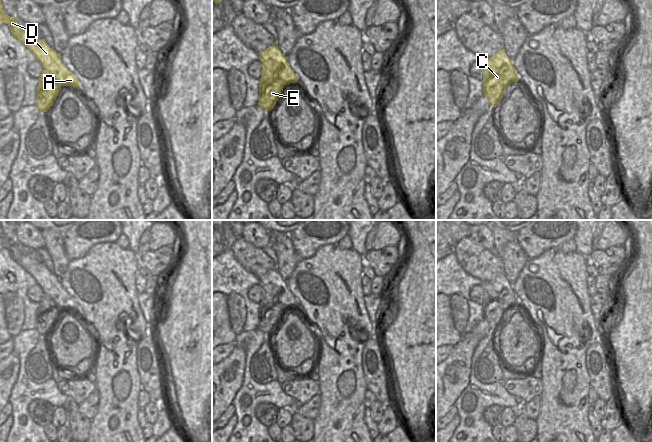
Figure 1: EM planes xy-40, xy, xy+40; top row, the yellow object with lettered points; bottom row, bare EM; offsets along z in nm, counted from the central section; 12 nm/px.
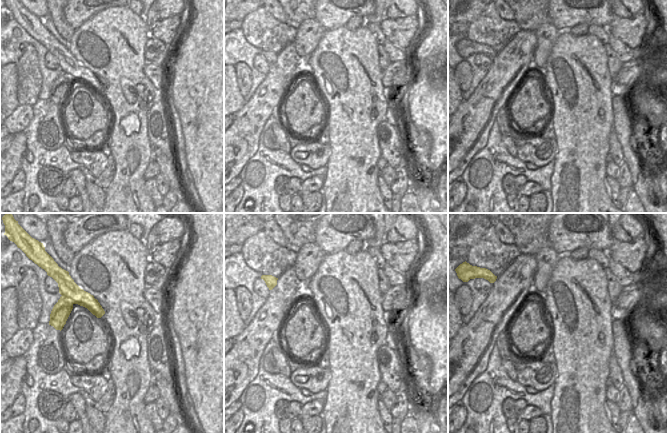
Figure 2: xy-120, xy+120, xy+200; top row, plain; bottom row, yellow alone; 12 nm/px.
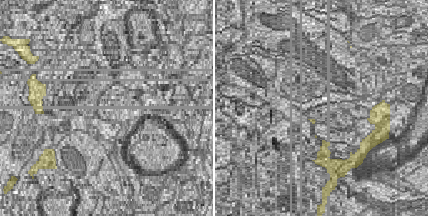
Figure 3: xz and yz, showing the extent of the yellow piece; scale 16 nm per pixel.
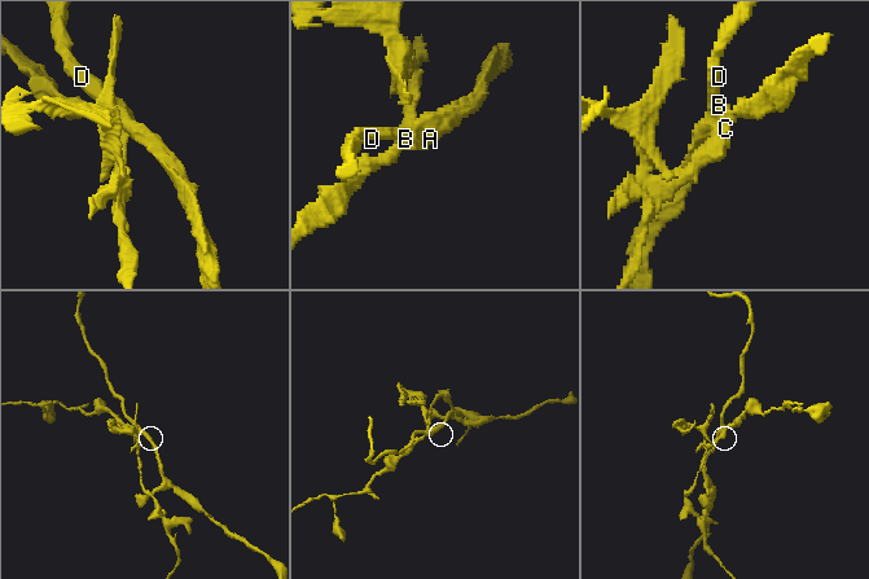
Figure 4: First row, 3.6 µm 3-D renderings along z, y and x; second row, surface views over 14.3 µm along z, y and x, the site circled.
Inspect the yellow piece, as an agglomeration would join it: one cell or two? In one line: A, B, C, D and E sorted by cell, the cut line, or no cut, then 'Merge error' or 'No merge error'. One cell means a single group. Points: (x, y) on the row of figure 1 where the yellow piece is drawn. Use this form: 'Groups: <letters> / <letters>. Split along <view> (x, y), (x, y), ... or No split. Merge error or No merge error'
Groups: A B D / C E. Split along xy (262, 60), (275, 62), (279, 66), (279, 77), (286, 84). Merge error.

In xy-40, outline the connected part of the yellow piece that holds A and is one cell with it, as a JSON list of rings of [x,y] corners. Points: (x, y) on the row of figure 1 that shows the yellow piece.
[[[0,0],[0,23],[6,23],[10,27],[14,37],[35,55],[44,70],[54,75],[60,86],[73,86],[79,90],[79,79],[62,63],[59,54],[44,39],[38,39],[28,31],[23,31],[18,26],[18,21],[16,16],[10,17],[5,13]]]

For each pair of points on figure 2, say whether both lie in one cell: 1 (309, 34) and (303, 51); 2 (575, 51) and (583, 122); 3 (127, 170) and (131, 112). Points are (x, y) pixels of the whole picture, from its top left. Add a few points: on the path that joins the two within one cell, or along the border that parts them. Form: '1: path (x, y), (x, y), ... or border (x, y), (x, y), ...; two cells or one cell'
1: path (307, 38), (304, 47); one cell
2: path (576, 69), (582, 104); one cell
3: path (129, 156), (129, 126); one cell

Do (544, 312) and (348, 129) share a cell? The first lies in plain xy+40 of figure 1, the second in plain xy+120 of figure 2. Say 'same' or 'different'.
same

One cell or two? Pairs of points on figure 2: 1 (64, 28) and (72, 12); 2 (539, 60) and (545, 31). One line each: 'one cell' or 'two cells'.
1: two cells
2: one cell

